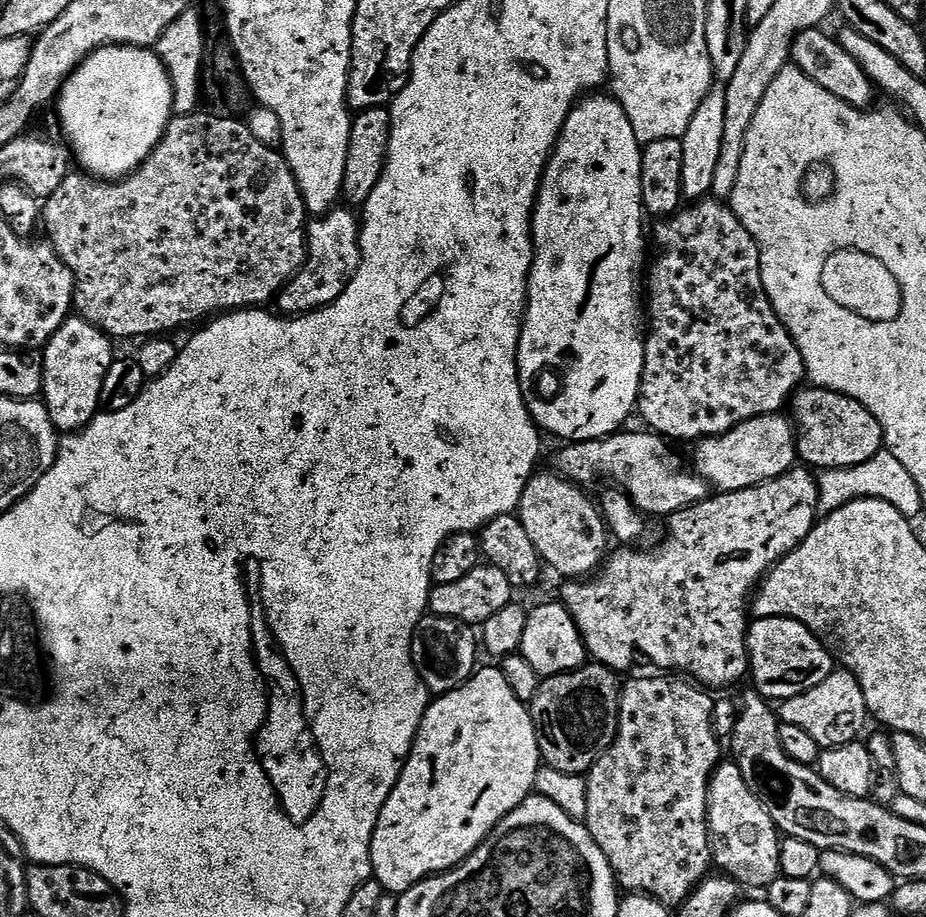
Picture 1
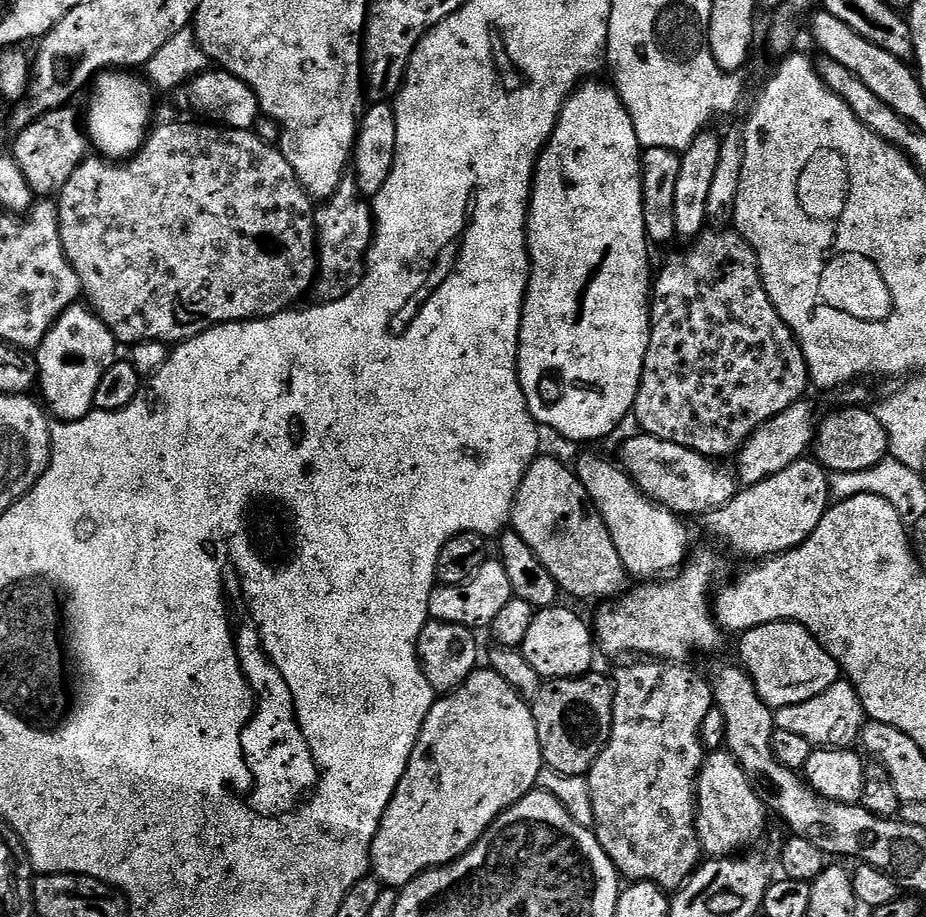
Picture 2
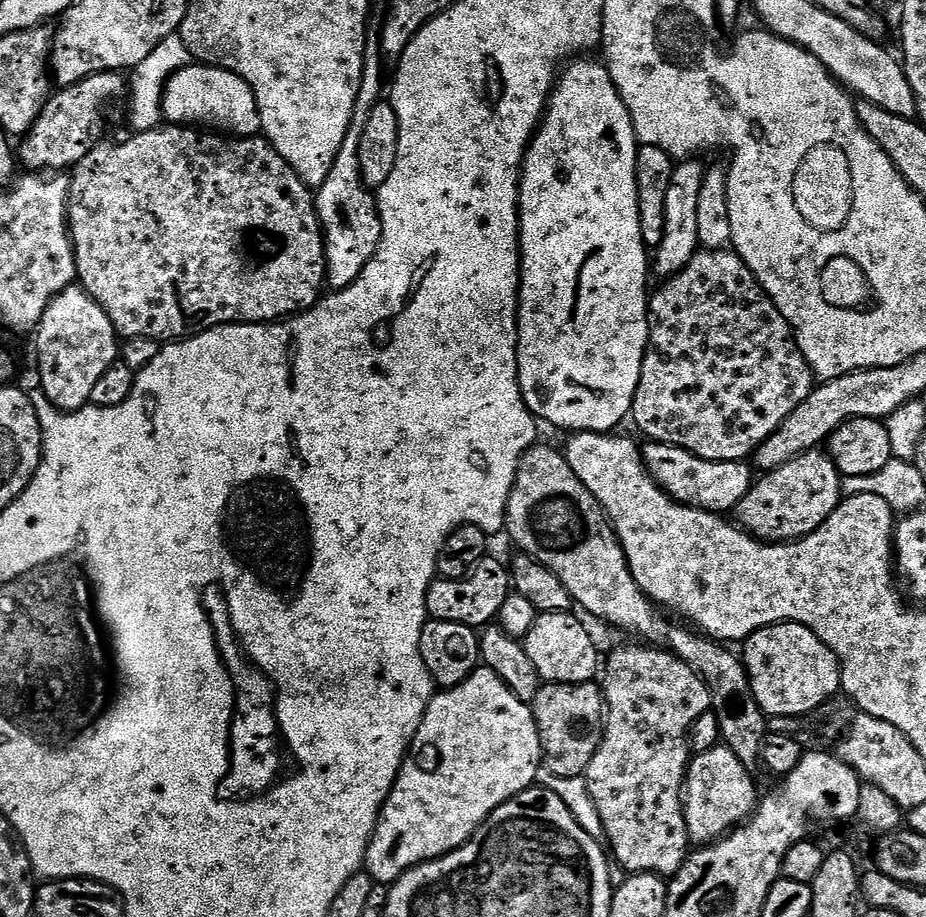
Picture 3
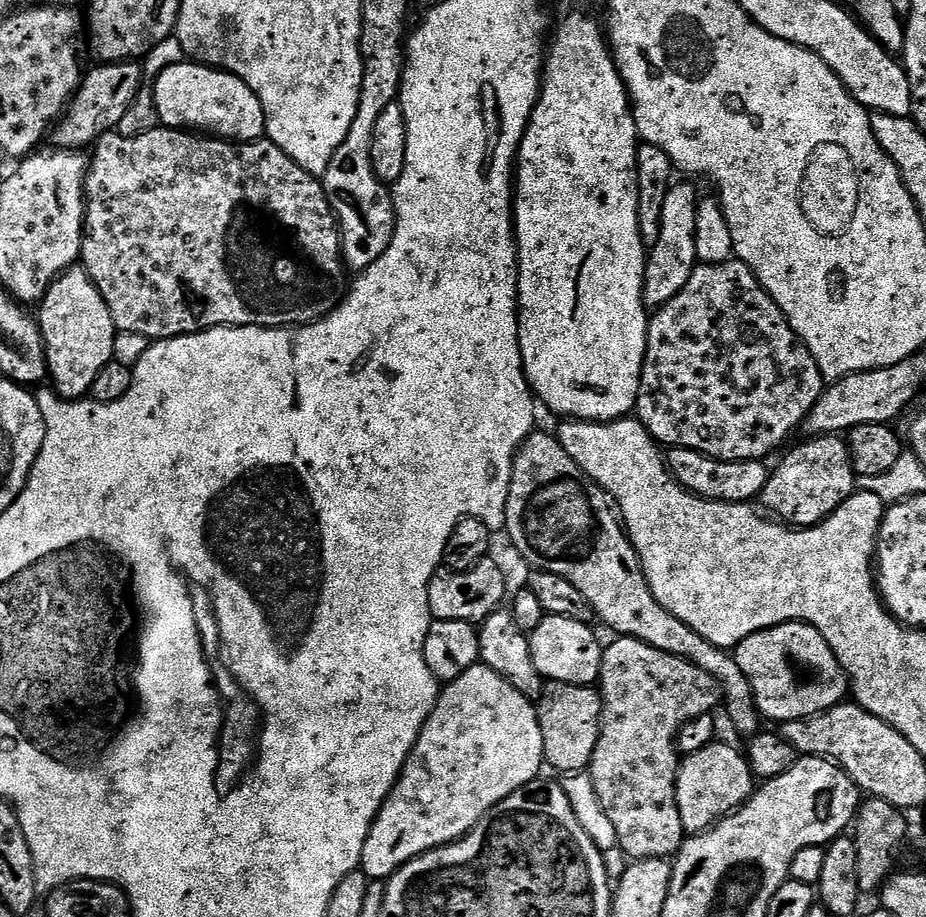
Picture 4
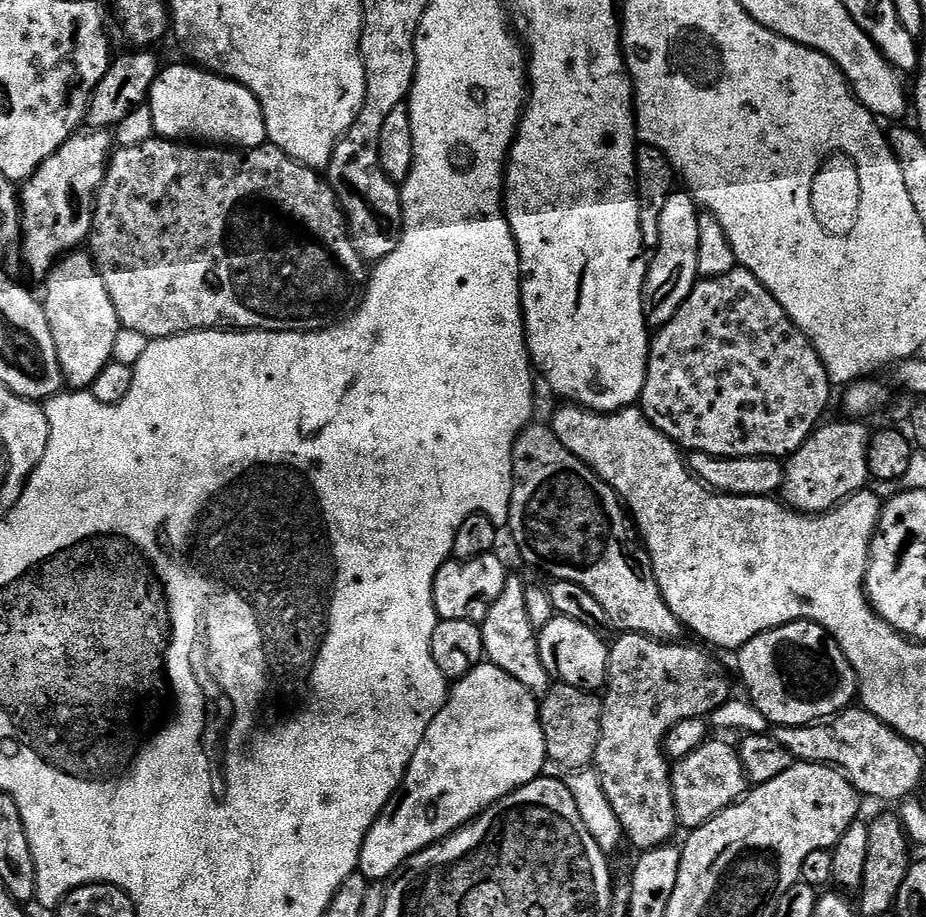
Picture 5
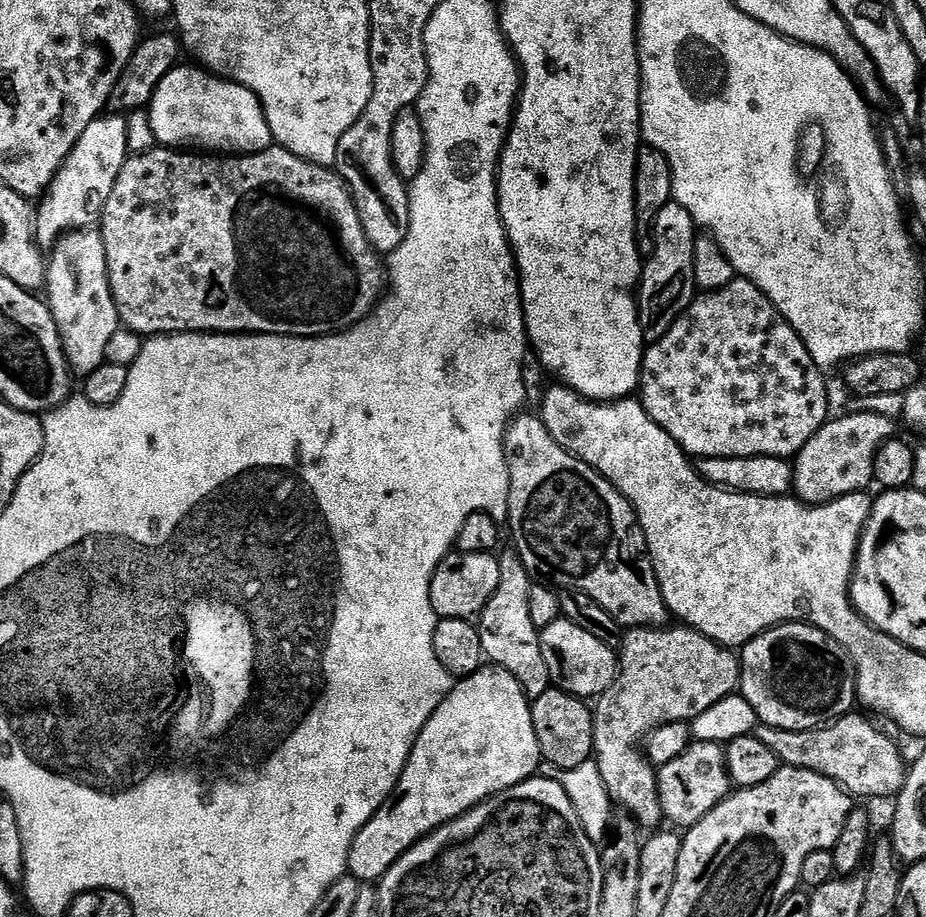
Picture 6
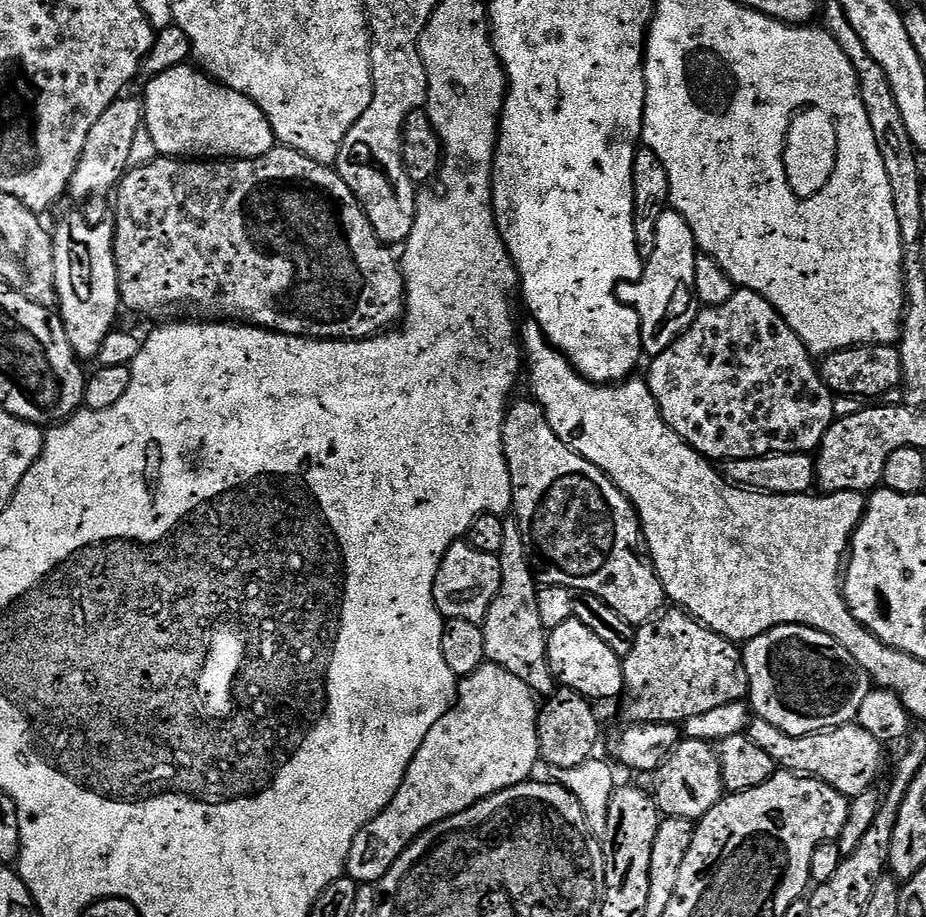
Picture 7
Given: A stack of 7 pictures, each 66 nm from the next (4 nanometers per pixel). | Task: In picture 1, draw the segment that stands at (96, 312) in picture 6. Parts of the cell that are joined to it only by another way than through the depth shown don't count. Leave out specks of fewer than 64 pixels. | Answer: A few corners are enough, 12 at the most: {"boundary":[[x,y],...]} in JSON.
{"boundary":[[72,314],[44,345],[42,403],[61,433],[101,411],[113,341]]}

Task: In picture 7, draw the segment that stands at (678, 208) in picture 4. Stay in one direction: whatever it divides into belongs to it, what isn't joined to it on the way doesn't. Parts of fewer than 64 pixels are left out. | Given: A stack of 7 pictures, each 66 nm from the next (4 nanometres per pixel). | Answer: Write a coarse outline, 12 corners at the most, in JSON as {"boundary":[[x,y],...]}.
{"boundary":[[665,210],[634,284],[645,357],[694,322],[694,230]]}

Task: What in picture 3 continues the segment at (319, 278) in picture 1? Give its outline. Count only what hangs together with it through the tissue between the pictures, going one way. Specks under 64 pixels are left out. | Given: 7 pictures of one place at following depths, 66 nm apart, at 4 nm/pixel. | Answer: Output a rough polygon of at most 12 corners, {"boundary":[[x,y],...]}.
{"boundary":[[379,39],[364,46],[352,125],[314,196],[326,284],[348,288],[384,236],[358,142],[386,92]]}

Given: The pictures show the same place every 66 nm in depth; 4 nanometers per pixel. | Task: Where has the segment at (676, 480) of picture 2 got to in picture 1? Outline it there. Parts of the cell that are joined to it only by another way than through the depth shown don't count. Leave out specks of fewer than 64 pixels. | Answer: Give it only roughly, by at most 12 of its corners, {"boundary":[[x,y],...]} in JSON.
{"boundary":[[651,430],[569,443],[555,471],[609,480],[645,517],[708,499],[710,485]]}

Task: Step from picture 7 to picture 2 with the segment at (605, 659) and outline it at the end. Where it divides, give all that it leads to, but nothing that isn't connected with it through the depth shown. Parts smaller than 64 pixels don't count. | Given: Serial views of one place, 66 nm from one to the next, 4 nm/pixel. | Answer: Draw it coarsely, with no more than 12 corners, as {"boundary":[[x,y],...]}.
{"boundary":[[563,606],[539,609],[522,645],[545,681],[593,671],[594,632]]}

